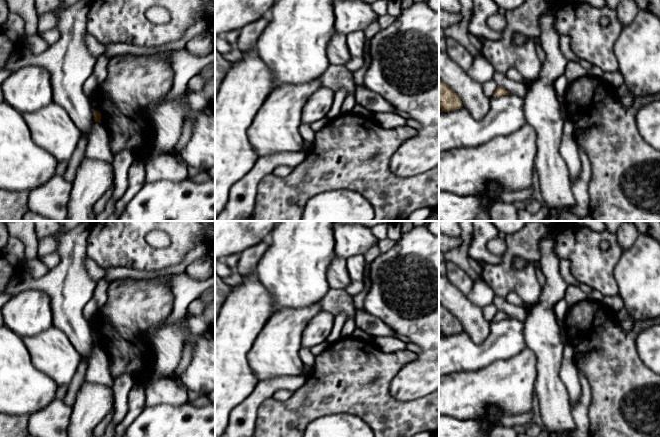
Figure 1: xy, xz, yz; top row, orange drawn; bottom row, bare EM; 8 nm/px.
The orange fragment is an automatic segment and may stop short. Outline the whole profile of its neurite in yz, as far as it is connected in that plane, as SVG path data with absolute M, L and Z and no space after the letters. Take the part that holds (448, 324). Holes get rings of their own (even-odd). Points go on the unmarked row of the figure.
M439 302L439 331L443 336L455 335L463 331L462 325L446 307Z

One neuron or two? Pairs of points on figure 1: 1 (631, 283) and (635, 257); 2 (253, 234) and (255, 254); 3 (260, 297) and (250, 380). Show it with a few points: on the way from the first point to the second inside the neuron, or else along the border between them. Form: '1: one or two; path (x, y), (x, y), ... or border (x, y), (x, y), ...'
1: one; path (635, 277), (635, 263)
2: two; border (267, 237), (239, 253)
3: one; path (241, 318), (239, 322), (239, 359)

